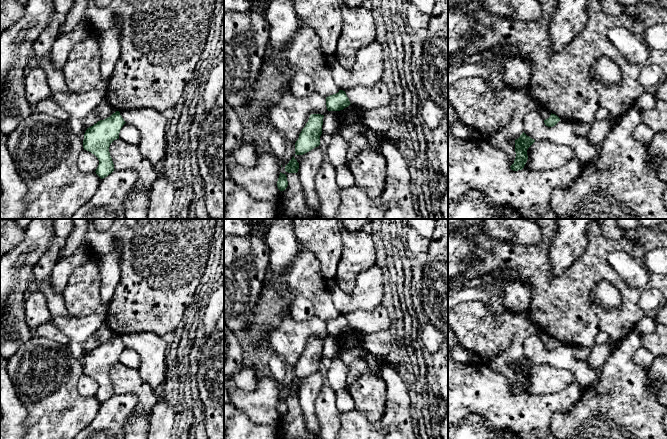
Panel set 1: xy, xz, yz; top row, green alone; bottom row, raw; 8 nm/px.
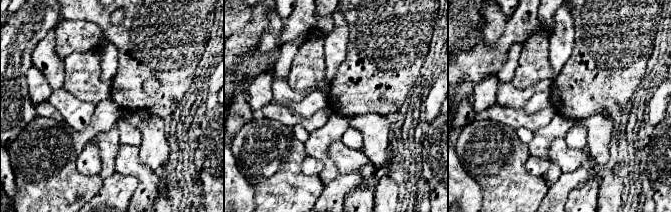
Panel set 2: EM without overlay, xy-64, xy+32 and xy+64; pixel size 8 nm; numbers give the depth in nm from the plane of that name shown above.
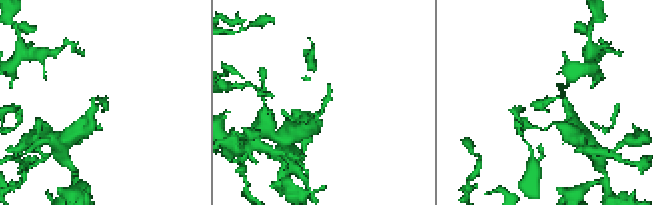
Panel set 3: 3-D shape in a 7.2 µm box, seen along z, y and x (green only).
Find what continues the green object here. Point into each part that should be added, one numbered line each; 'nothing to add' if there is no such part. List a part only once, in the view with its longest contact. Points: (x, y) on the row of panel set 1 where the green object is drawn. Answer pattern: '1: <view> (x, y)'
nothing to add

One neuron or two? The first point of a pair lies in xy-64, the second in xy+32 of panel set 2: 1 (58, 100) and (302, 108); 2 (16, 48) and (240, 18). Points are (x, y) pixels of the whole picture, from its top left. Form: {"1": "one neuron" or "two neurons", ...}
{"1": "one neuron", "2": "two neurons"}

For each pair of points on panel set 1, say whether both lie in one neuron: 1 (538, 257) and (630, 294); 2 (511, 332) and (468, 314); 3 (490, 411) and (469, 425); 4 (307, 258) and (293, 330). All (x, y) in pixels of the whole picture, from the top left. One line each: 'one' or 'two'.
1: one
2: one
3: two
4: two

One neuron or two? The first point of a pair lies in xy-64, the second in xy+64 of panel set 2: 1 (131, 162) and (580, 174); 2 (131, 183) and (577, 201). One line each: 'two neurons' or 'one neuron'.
1: two neurons
2: two neurons

